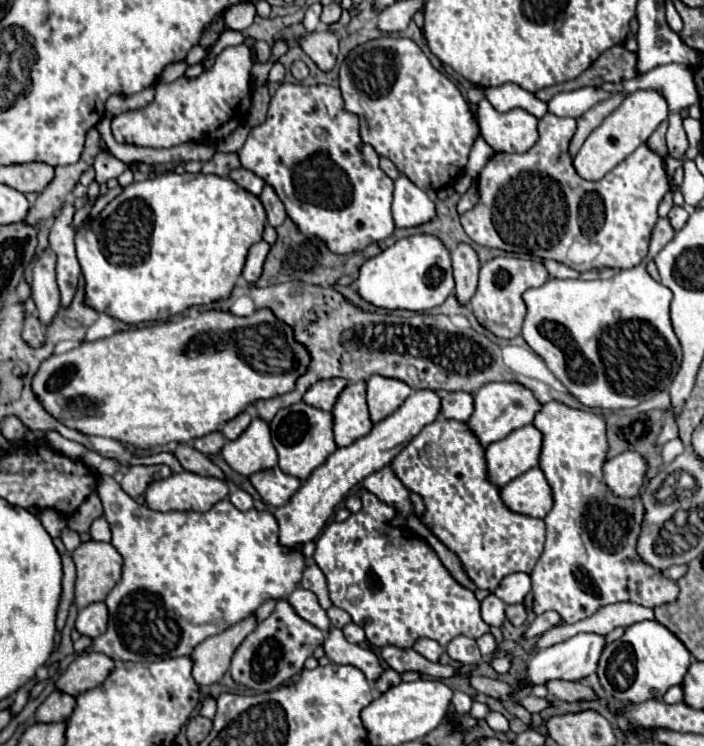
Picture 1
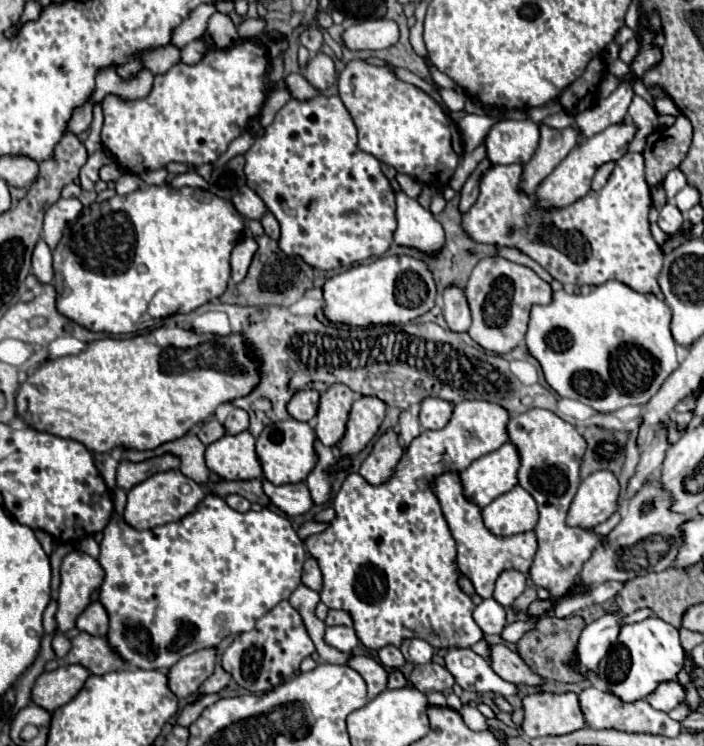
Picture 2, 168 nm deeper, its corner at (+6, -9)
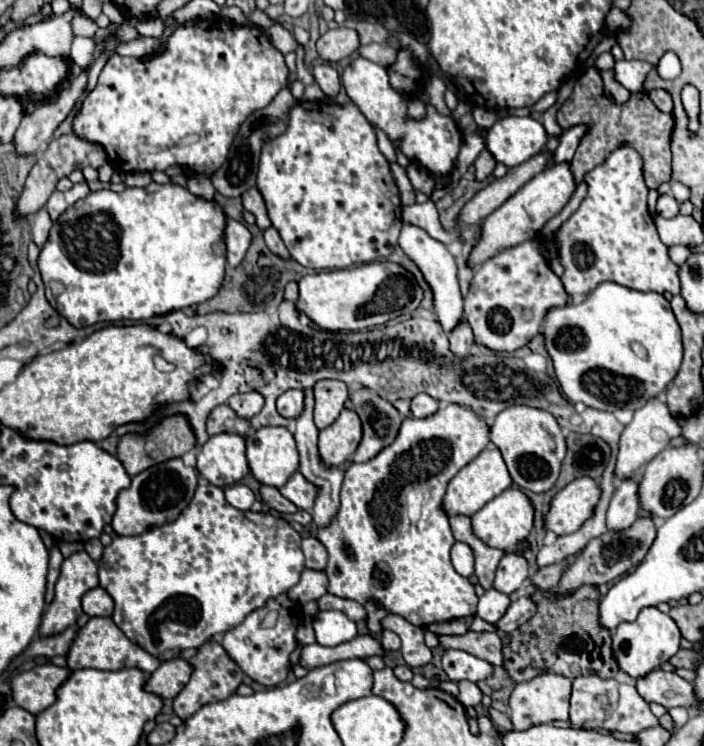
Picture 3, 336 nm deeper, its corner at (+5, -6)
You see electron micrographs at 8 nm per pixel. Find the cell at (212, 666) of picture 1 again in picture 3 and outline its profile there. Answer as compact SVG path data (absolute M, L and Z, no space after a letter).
M171 659L163 661L157 671L149 675L145 681L145 691L159 695L163 699L173 699L189 681L193 667L183 659Z

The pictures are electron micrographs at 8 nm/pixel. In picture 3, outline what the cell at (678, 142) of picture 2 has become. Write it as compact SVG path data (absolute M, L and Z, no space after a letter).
M587 69L587 73L575 83L573 93L563 101L557 111L557 123L561 129L569 129L575 125L585 125L587 131L581 137L581 143L575 151L575 157L569 163L573 171L573 179L579 185L583 175L593 167L601 165L611 151L615 151L621 143L633 147L643 159L643 177L649 189L657 189L661 183L671 179L671 131L673 131L673 115L659 111L645 91L639 91L637 103L617 105L603 91L603 81L595 69Z

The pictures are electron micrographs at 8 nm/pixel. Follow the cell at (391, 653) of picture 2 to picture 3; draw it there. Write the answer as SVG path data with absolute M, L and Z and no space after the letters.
M387 629L381 633L381 643L387 651L399 651L401 647L401 639L393 631L387 631Z

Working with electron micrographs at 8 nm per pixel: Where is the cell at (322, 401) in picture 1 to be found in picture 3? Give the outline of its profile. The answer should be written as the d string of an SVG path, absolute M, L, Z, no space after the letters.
M291 389L277 399L277 411L285 419L297 419L303 411L303 391Z

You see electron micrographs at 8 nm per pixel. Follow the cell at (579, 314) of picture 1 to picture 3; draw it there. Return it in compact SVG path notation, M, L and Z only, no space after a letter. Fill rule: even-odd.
M601 283L579 305L551 309L543 325L543 335L563 395L571 403L583 403L599 411L615 409L635 411L643 407L647 399L653 399L667 389L667 385L675 379L683 359L681 327L671 311L669 301L661 293L633 291L617 283ZM641 351L647 351L649 355L643 357ZM633 383L637 387L633 387Z

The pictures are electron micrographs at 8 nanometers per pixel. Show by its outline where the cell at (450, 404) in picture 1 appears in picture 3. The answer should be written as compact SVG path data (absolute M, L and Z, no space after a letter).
M427 393L415 395L411 399L411 413L413 417L429 417L437 411L437 401L433 397L429 397Z

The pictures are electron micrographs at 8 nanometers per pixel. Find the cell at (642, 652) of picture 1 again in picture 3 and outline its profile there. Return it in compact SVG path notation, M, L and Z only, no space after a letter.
M643 607L635 621L621 623L617 627L617 633L613 637L613 653L619 661L619 667L627 675L637 679L657 669L661 661L669 661L669 657L679 651L679 641L681 641L679 627L667 613L661 613L657 607Z

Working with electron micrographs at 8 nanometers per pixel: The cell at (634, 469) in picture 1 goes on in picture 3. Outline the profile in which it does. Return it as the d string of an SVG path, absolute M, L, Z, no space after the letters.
M581 477L581 479L575 479L573 483L569 483L567 487L563 487L549 503L549 511L545 513L543 517L543 527L545 531L553 531L555 535L569 535L569 533L575 533L593 513L595 505L599 501L599 485L597 481L593 481L591 477Z

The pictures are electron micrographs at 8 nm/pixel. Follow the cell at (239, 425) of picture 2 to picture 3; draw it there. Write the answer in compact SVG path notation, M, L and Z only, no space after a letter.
M249 391L249 393L237 393L229 399L229 405L233 407L233 411L245 419L251 419L253 415L257 415L261 411L261 407L265 405L265 399L261 393L257 391Z

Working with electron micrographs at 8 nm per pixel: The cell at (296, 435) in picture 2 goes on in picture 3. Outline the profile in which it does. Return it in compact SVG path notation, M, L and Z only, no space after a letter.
M261 427L245 437L251 475L261 485L281 487L297 469L299 453L285 427Z

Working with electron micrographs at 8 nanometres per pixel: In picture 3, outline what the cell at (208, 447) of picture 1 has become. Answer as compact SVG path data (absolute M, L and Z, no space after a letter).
M219 405L209 415L207 431L209 431L209 435L235 433L235 435L245 437L251 431L251 421L249 419L241 419L229 405Z

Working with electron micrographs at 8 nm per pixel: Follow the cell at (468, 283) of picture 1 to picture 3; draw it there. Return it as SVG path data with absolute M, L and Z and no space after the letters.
M463 321L463 323L449 335L449 343L451 343L451 351L453 351L459 359L467 359L467 357L471 355L471 347L475 345L471 327Z

